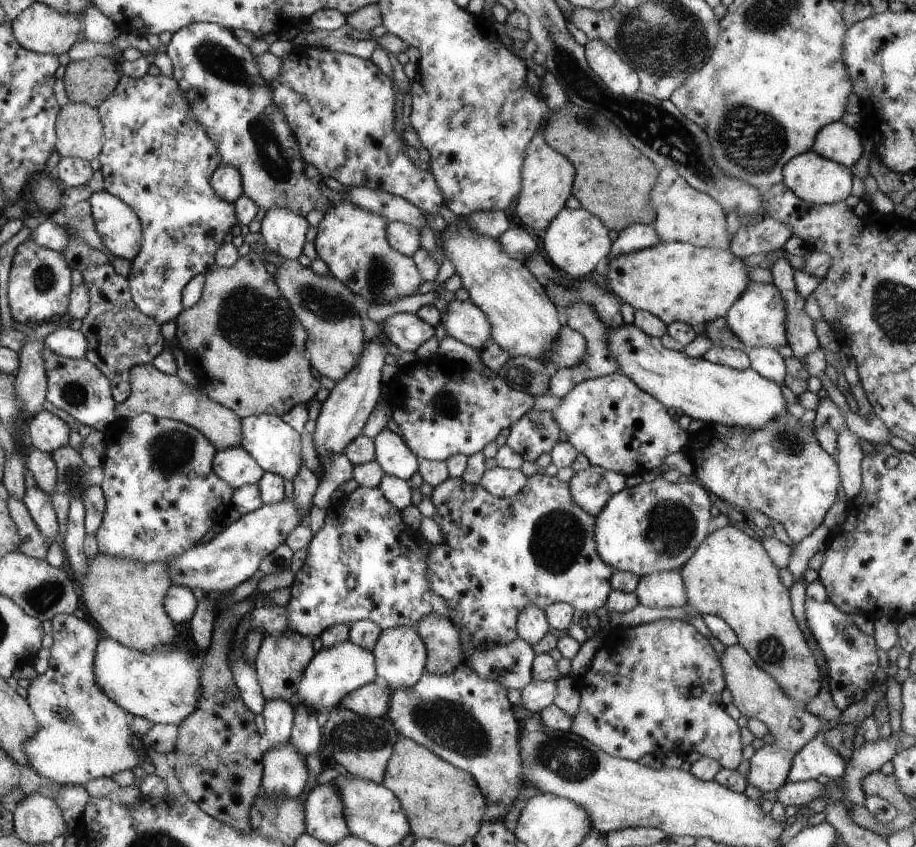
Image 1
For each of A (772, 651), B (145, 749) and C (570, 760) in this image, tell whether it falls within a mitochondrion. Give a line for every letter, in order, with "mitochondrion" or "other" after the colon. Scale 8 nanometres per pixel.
A: mitochondrion
B: other
C: mitochondrion

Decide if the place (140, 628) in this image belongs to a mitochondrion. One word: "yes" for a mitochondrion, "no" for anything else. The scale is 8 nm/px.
no

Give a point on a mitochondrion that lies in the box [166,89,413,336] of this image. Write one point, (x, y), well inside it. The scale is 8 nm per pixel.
(273, 164)

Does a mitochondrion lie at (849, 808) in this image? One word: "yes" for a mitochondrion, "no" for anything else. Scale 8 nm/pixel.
no

